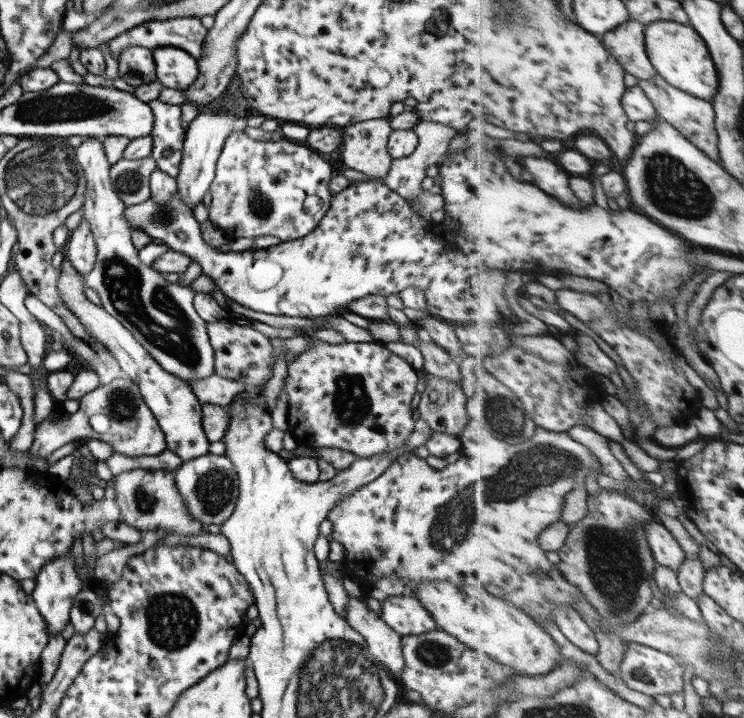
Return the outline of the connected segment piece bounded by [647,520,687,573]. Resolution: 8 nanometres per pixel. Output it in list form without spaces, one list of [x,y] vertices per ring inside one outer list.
[[[660,521],[648,523],[648,542],[652,546],[655,560],[659,565],[673,568],[679,573],[686,562],[687,553],[673,532]]]

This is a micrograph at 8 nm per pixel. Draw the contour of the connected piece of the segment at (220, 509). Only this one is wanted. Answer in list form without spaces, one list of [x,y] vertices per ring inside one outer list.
[[[206,453],[204,456],[183,461],[176,472],[172,472],[176,488],[188,508],[190,516],[203,525],[222,525],[234,512],[239,498],[239,481],[232,461],[224,455]]]

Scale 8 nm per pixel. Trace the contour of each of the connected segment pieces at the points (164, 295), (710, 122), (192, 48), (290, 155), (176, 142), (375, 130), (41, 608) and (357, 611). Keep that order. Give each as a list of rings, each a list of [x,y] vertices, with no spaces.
[[[85,138],[80,147],[75,149],[75,161],[82,166],[84,178],[86,178],[86,192],[83,204],[83,218],[88,221],[90,230],[95,238],[97,257],[94,268],[88,275],[82,276],[82,282],[86,287],[94,288],[100,297],[100,304],[114,315],[134,338],[144,345],[148,354],[158,364],[174,376],[183,381],[208,378],[215,373],[215,358],[212,345],[207,333],[207,322],[196,312],[193,298],[196,291],[192,287],[172,284],[160,273],[146,266],[139,257],[138,249],[132,242],[133,230],[127,221],[125,210],[127,206],[117,196],[110,180],[111,164],[105,155],[102,140]]]
[[[658,74],[658,77],[648,81],[640,81],[639,85],[647,91],[655,107],[659,111],[659,117],[663,117],[668,122],[679,127],[692,143],[696,144],[702,151],[707,152],[716,162],[725,166],[720,151],[720,136],[717,126],[717,112],[713,102],[708,102],[703,98],[698,98],[688,91],[675,87],[668,82],[664,76]]]
[[[198,17],[150,20],[112,38],[109,50],[112,50],[112,58],[118,60],[122,50],[128,47],[140,46],[153,51],[156,47],[173,46],[188,52],[194,60],[200,60],[206,34],[207,29]]]
[[[234,130],[221,150],[215,177],[209,188],[212,195],[209,220],[234,239],[270,235],[288,242],[302,238],[318,226],[331,205],[333,194],[329,182],[334,175],[330,164],[305,143],[300,144],[286,138],[279,142],[258,142],[244,131]]]
[[[160,99],[148,102],[153,110],[154,130],[151,157],[156,161],[157,168],[177,178],[181,163],[185,130],[181,126],[181,105],[170,105]]]
[[[379,118],[346,127],[341,156],[348,169],[384,180],[393,159],[386,148],[393,132],[390,123],[390,118]]]
[[[72,549],[62,555],[62,557],[56,557],[52,562],[45,564],[41,571],[35,578],[35,587],[32,591],[31,597],[36,603],[36,609],[40,612],[44,623],[48,627],[49,636],[61,633],[70,621],[70,612],[75,596],[84,588],[80,577],[76,572],[74,556],[72,555]]]
[[[350,597],[344,618],[348,625],[364,637],[369,653],[396,679],[400,678],[405,665],[401,636],[381,620],[362,598]]]

